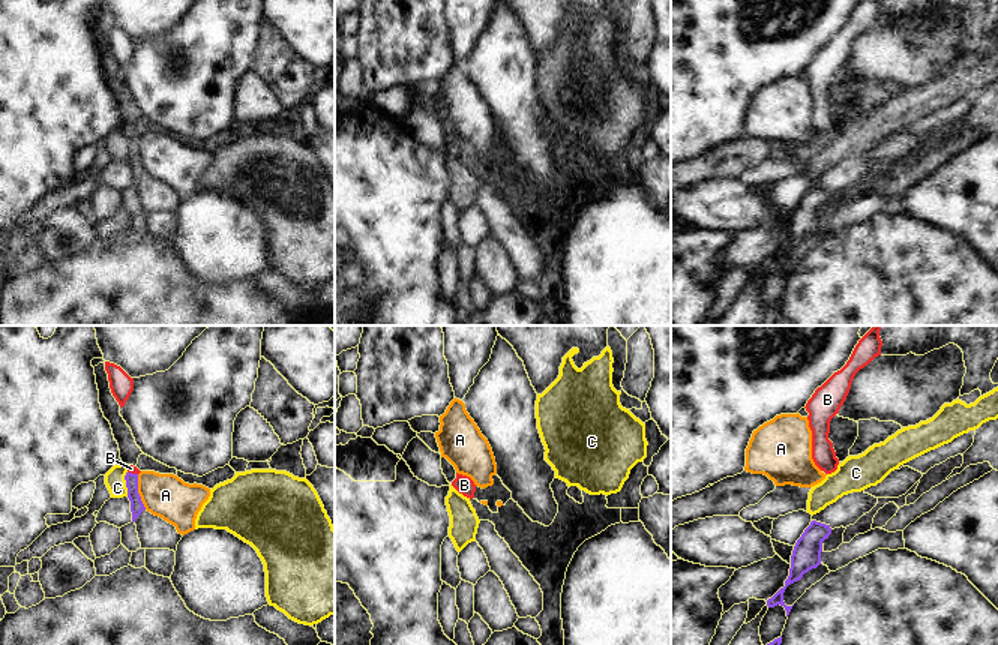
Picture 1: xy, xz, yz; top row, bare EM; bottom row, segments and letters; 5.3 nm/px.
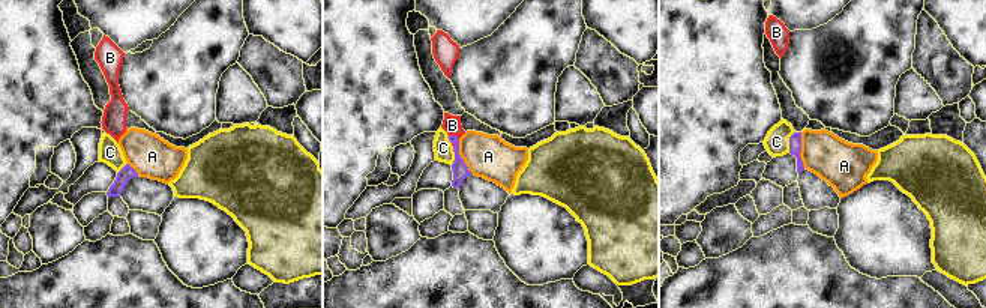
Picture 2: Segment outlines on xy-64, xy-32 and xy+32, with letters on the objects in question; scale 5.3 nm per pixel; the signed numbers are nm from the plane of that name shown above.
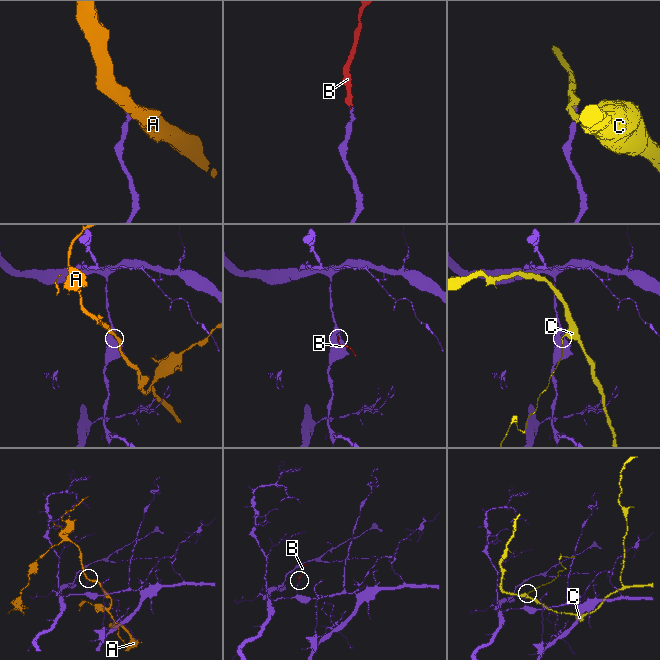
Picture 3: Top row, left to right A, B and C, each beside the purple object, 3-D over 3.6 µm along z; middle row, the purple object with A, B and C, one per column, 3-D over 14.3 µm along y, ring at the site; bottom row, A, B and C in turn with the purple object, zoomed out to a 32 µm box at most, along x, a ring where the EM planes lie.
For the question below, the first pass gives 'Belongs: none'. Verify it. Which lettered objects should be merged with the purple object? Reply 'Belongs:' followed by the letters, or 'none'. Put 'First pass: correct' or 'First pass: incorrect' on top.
First pass: incorrect
Belongs: B

